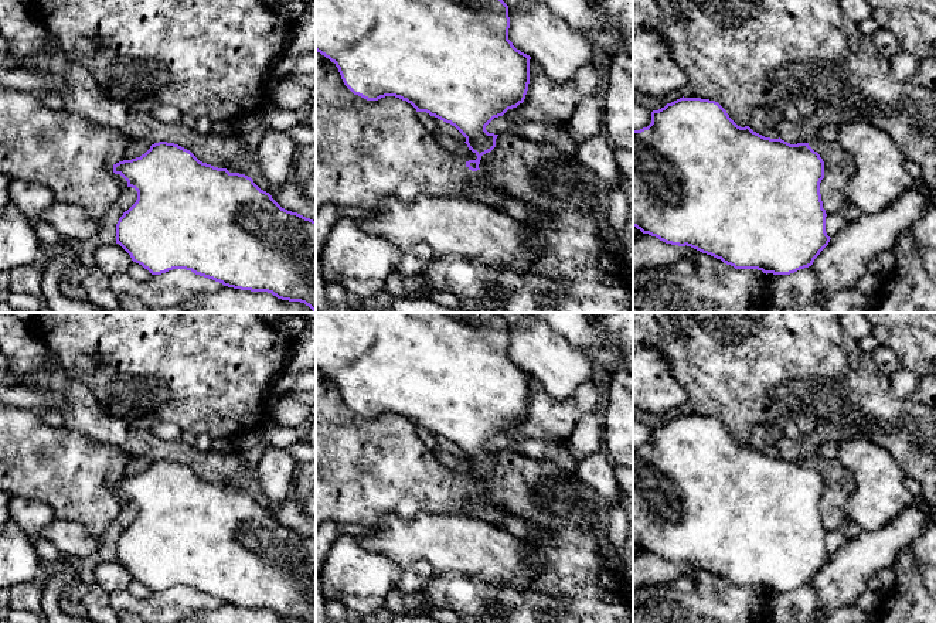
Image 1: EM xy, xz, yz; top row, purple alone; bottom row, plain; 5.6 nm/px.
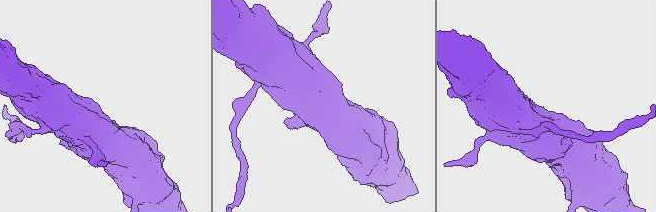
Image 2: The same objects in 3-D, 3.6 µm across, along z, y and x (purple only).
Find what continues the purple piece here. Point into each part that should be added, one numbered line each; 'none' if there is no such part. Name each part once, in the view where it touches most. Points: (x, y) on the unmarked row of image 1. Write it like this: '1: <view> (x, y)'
none

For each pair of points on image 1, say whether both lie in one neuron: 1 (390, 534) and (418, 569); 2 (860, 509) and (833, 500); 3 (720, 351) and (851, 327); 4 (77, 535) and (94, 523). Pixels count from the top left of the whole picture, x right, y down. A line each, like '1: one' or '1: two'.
1: two
2: two
3: two
4: two

